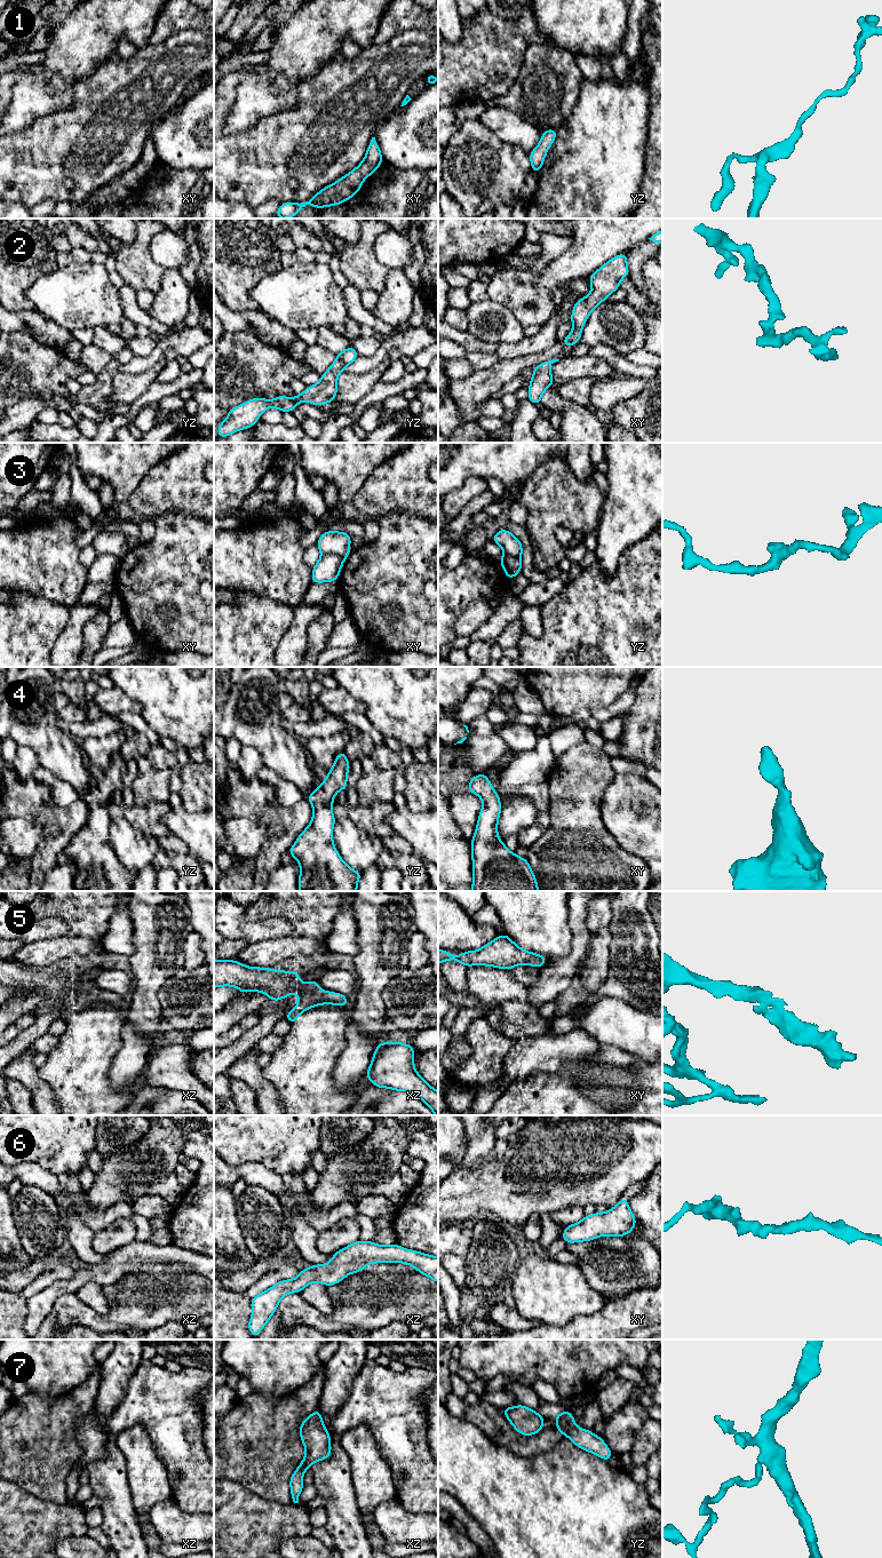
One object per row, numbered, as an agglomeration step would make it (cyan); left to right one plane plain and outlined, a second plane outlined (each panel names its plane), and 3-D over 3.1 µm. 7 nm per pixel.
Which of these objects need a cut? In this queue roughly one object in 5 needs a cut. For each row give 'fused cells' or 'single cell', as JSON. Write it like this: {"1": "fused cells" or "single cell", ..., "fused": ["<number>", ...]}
{"1": "single cell", "2": "single cell", "3": "fused cells", "4": "single cell", "5": "single cell", "6": "single cell", "7": "single cell", "fused": ["3"]}

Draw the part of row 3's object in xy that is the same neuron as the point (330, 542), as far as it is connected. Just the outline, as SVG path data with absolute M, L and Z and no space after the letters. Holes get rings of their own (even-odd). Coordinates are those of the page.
M326 531L320 535L316 546L321 554L335 554L345 559L351 553L350 543L351 536L347 532Z

